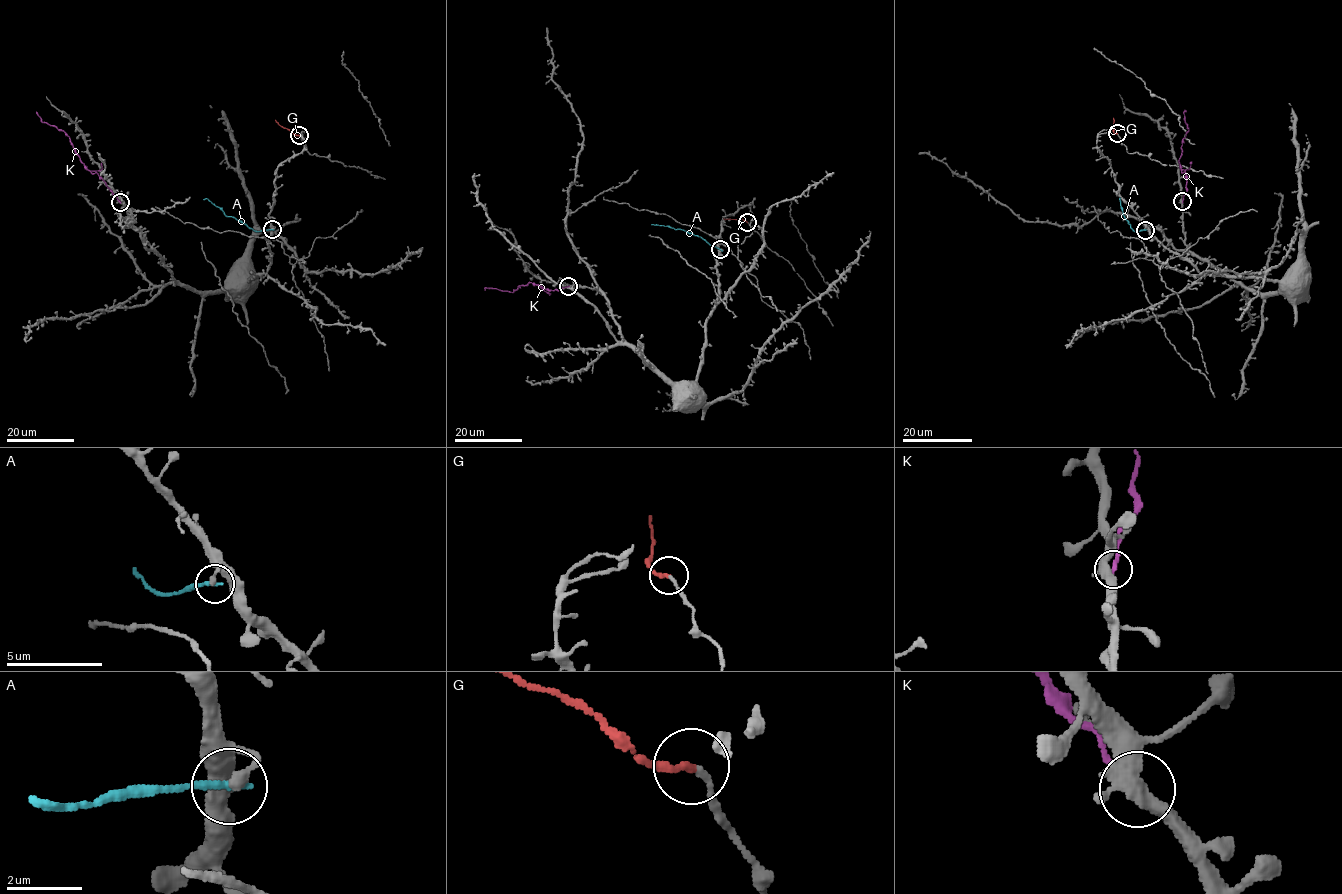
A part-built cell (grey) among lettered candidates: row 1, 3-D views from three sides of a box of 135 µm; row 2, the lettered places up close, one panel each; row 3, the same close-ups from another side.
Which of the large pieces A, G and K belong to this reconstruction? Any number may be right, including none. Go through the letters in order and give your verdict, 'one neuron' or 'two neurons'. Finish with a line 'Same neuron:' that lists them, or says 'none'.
A: two neurons
G: one neuron
K: two neurons
Same neuron: G

